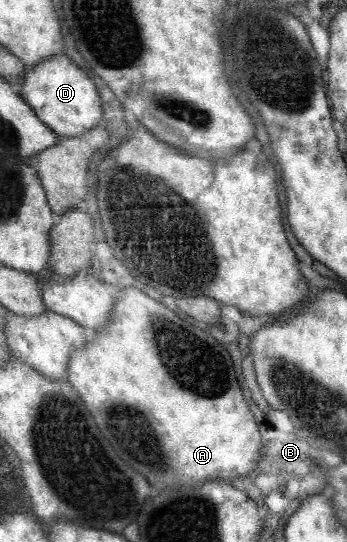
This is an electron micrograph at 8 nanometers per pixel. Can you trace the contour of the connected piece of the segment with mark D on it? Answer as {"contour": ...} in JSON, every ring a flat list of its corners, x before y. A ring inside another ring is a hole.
{"contour":[[52,55,29,71,25,77,23,85,18,88,19,93,34,107,37,117,58,136,77,137,101,125,99,121,102,121,103,104,99,99,99,93,91,79,69,59,61,55]]}

